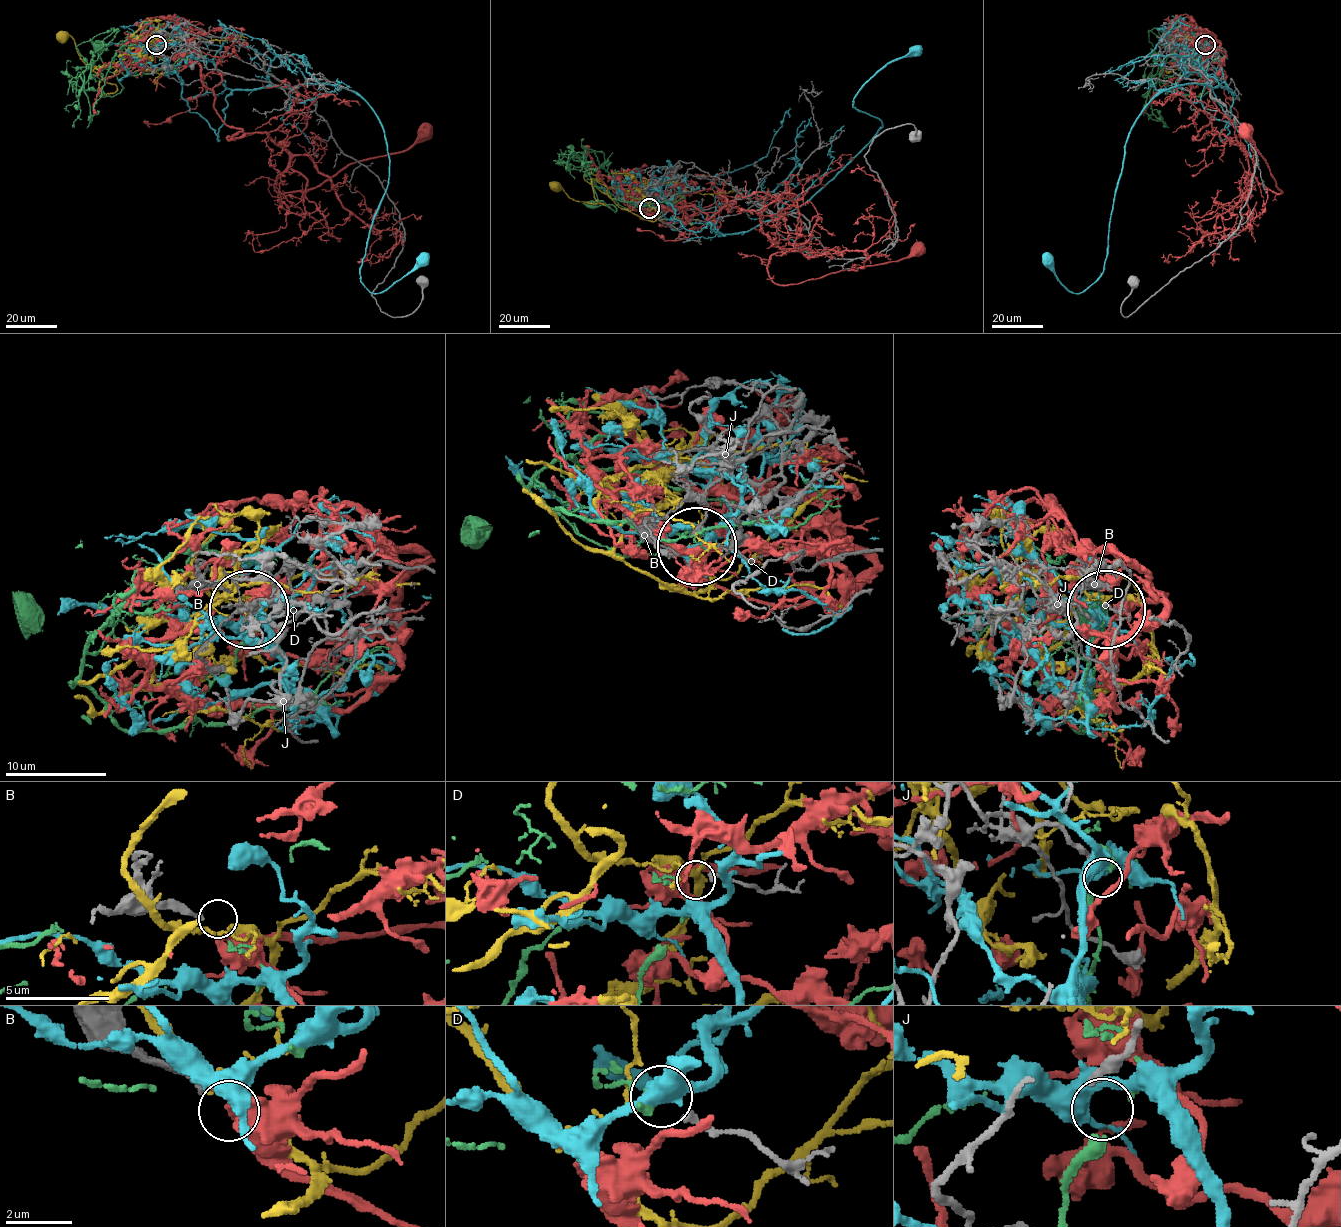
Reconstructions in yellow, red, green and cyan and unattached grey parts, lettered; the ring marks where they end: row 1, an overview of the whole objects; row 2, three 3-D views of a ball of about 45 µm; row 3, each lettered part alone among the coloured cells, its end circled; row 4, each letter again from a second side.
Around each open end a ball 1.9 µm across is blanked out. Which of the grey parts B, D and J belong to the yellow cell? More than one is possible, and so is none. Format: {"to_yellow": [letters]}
{"to_yellow": []}

